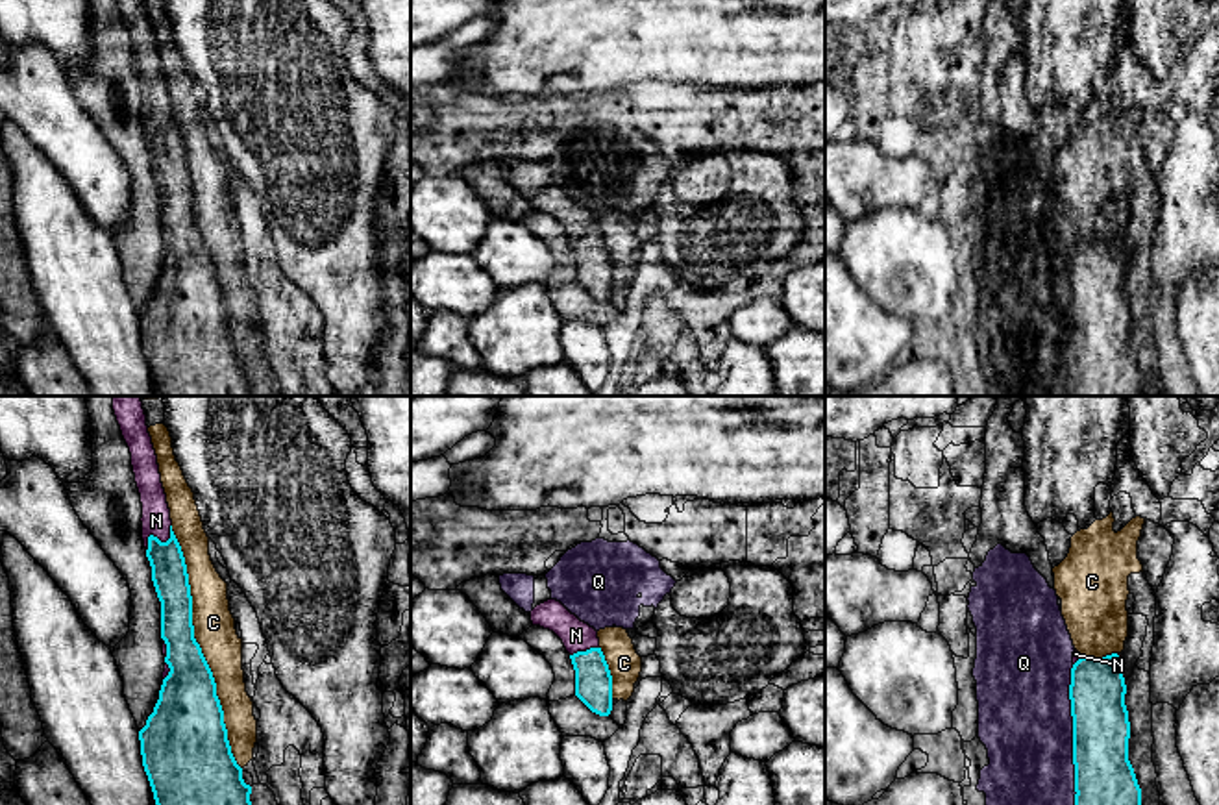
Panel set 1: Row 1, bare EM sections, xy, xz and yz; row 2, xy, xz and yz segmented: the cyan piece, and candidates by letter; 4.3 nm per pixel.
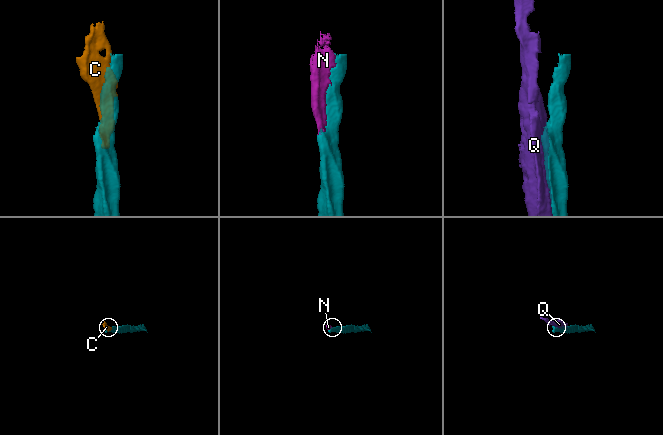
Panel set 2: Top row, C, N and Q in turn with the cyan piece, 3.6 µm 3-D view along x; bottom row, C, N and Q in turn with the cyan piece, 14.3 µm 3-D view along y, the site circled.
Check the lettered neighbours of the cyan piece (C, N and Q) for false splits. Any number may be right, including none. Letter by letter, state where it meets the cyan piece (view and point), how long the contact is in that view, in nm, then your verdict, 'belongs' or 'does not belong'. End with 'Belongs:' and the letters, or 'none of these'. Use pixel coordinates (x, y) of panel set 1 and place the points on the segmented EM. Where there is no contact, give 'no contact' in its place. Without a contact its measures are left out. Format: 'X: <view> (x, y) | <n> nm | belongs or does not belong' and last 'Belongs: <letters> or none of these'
C: xy (200, 648) | 1100 nm | does not belong
N: xy (158, 539) | 160 nm | belongs
Q: yz (1073, 735) | 600 nm | does not belong
Belongs: N

